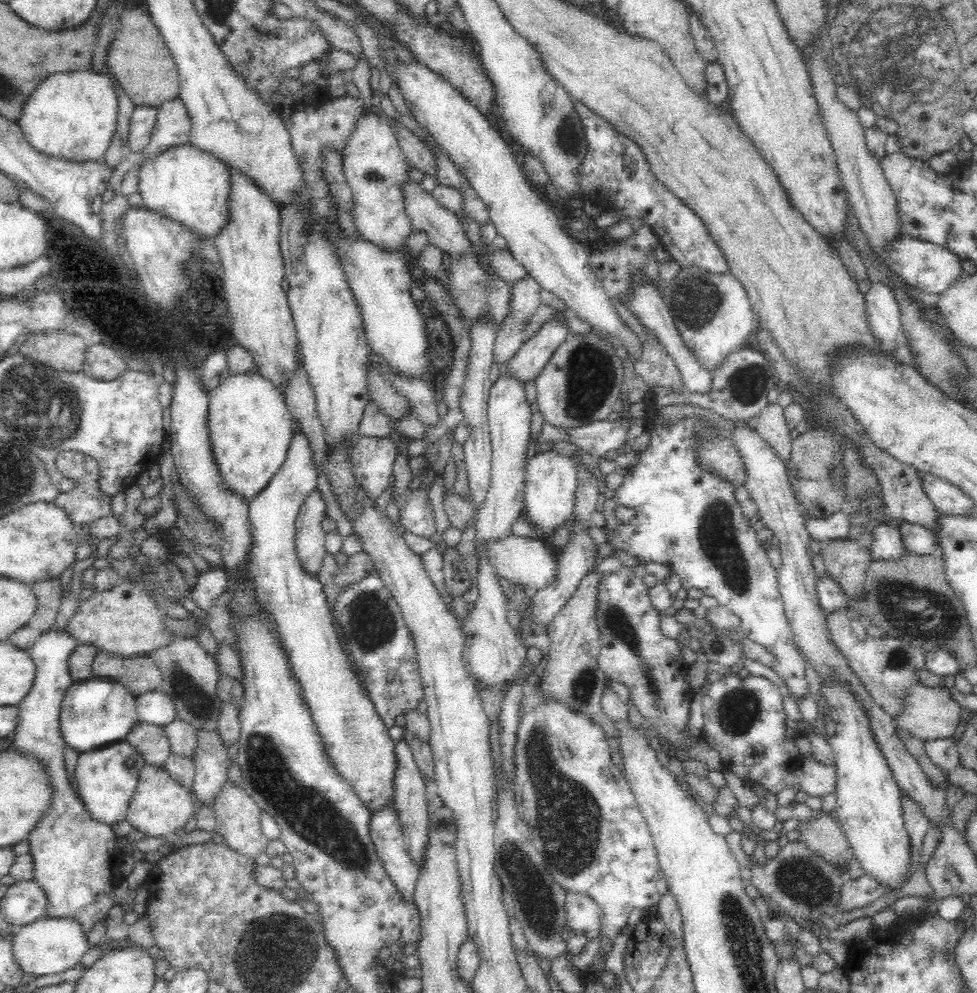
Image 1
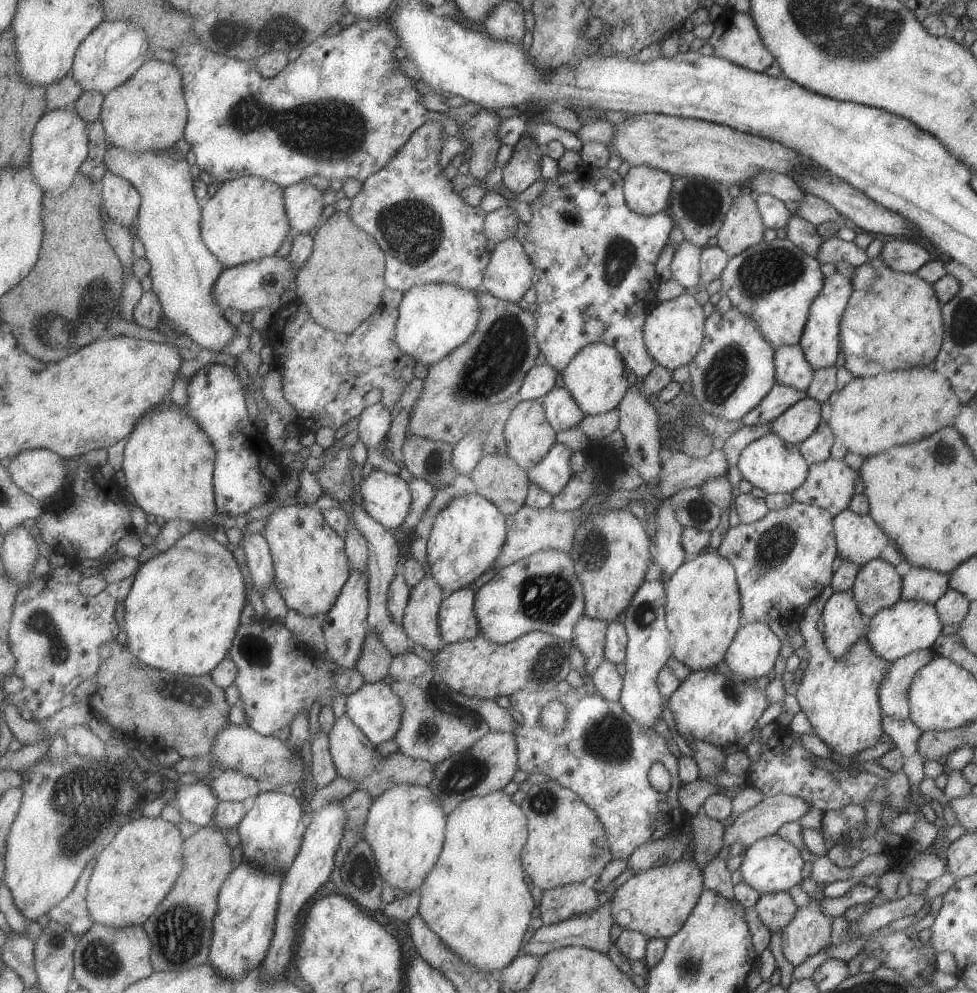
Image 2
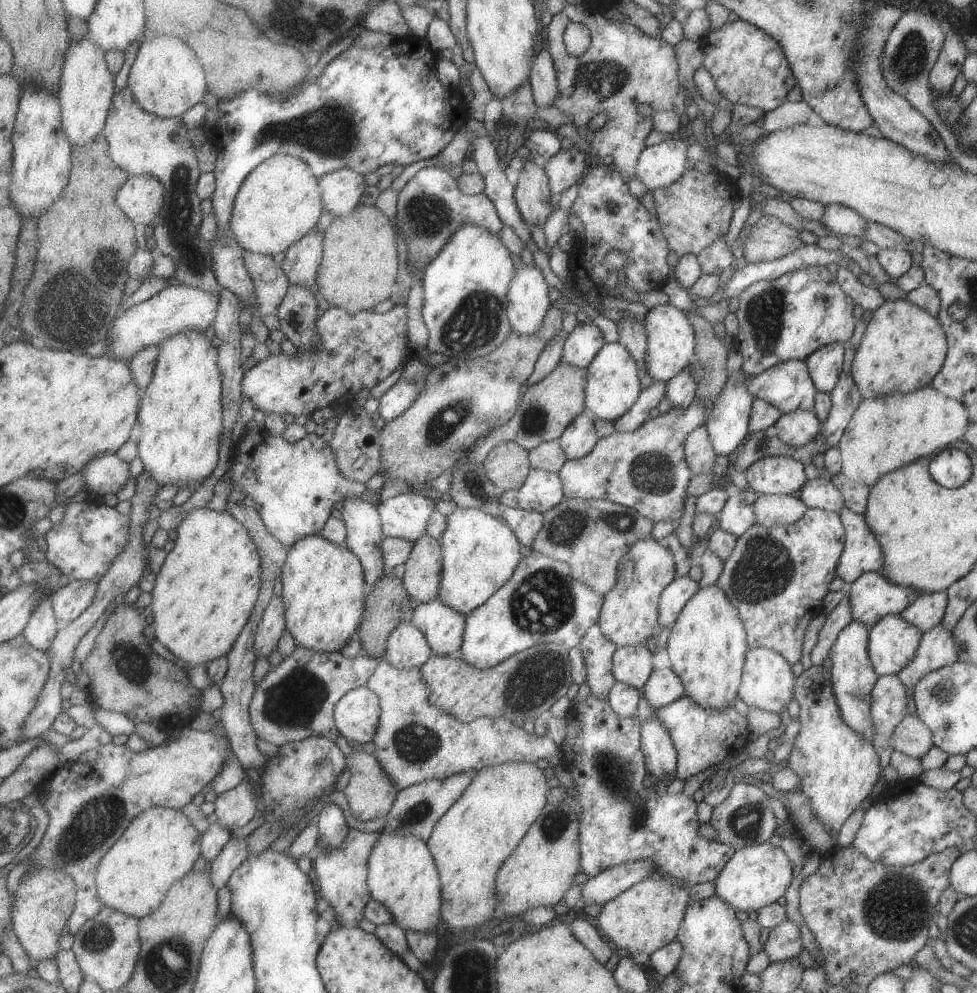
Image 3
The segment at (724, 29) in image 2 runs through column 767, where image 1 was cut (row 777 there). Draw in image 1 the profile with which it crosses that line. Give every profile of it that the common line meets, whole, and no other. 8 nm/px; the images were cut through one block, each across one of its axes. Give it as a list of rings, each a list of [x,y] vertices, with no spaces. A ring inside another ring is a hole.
[[[52,626],[27,648],[36,665],[35,679],[28,694],[17,704],[18,724],[10,737],[18,753],[34,757],[46,769],[52,787],[52,802],[27,838],[29,854],[34,860],[33,879],[47,896],[46,915],[71,918],[87,933],[96,922],[106,919],[110,908],[116,904],[115,886],[125,880],[119,868],[125,845],[111,825],[92,818],[68,780],[64,759],[67,743],[60,731],[60,712],[65,692],[75,682],[68,659],[76,645],[77,640],[67,630]]]

